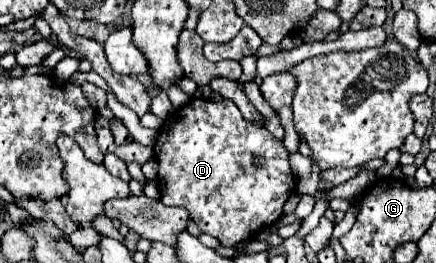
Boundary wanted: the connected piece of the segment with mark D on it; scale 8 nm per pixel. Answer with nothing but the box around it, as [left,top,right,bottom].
[153,99,297,247]

